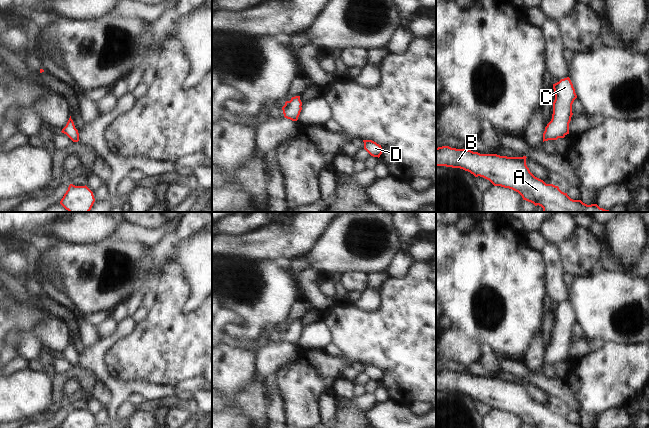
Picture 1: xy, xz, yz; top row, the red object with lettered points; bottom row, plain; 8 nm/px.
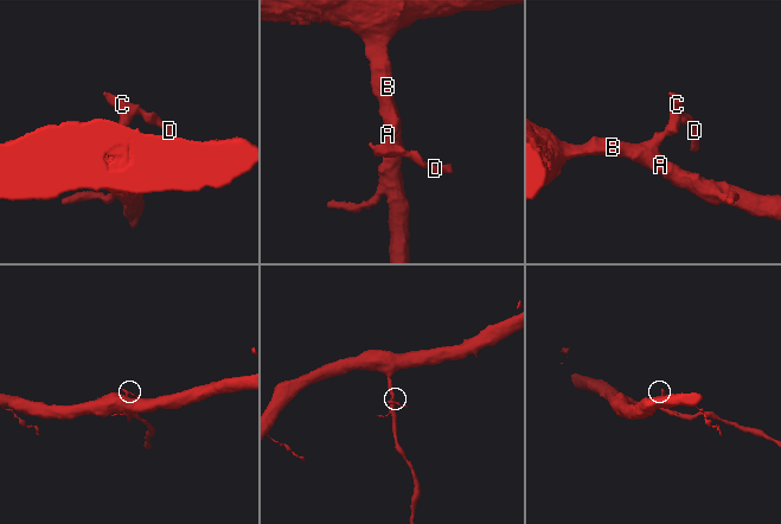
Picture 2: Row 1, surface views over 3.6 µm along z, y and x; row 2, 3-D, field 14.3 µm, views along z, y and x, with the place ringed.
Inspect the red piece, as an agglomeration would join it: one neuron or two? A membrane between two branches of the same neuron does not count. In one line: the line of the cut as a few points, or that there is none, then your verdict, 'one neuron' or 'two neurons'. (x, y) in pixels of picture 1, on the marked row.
cut none; one neuron

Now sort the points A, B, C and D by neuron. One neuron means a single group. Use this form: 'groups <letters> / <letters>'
groups A B C D

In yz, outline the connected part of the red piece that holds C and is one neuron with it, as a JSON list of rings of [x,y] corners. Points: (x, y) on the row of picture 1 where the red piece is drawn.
[[[569,77],[561,79],[553,84],[555,100],[553,102],[553,114],[551,121],[545,127],[543,142],[564,138],[569,134],[572,104],[577,98],[575,89]]]

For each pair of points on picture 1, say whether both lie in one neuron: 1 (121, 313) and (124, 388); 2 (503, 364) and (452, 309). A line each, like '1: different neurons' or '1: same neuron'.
1: different neurons
2: different neurons

